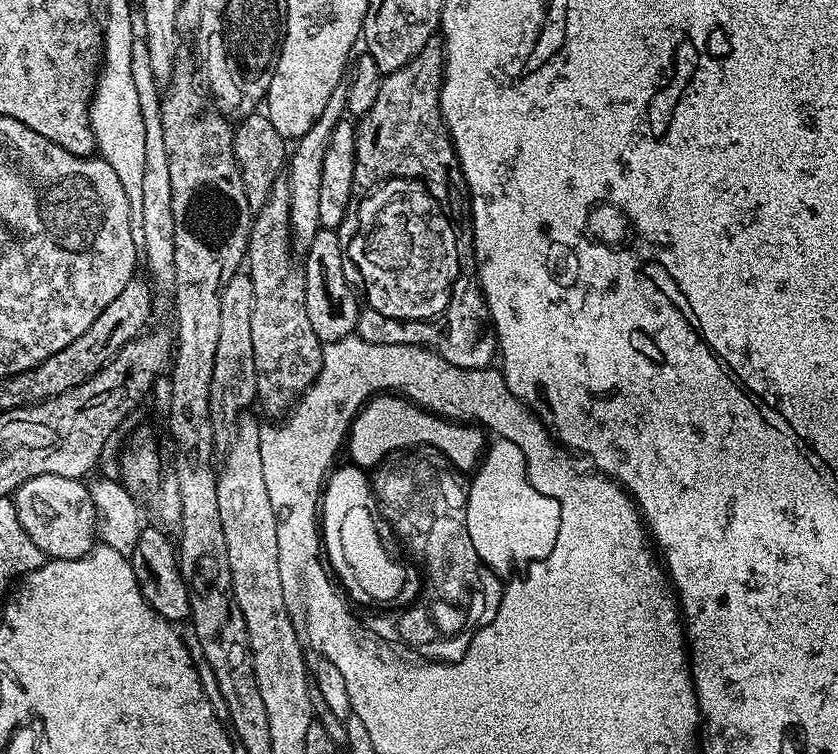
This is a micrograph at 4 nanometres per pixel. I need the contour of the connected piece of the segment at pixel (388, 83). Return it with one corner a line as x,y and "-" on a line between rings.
433,42
413,60
381,79
378,102
356,124
356,132
448,132
440,113
440,87
444,81
444,49

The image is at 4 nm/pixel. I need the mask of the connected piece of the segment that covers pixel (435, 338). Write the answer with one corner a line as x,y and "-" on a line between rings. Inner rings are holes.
464,242
462,246
463,279
456,288
456,297
452,302
447,319
441,320
435,327
415,324
411,328
402,328
395,321
384,320
382,314
374,314
371,310
364,310
364,324
356,324
355,335
366,342
375,344
414,344
421,348
430,348
438,353
446,362
459,368
486,368
497,359
498,344
495,339
480,340
484,336
484,324
489,323
488,303
484,300
480,290
480,281
474,271
474,253
471,243

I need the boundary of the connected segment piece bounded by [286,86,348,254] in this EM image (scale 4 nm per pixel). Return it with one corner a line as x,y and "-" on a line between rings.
341,86
330,94
322,114
318,114
318,122
306,130
300,139
295,141
290,159
286,164
286,179
290,186
290,226
292,227
292,248
295,253
307,253
310,242
314,242
314,234
319,232
320,219
318,218
318,197
322,186
322,162
326,159
326,148
330,146
330,136
334,134
334,126
345,119
348,111
348,90

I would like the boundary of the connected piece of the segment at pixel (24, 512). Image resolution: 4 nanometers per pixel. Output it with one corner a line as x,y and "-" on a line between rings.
58,474
38,475
20,484
13,493
12,501
22,528
45,557
73,560
84,557
92,550
92,536
94,540
98,532
98,514
85,481
63,478

